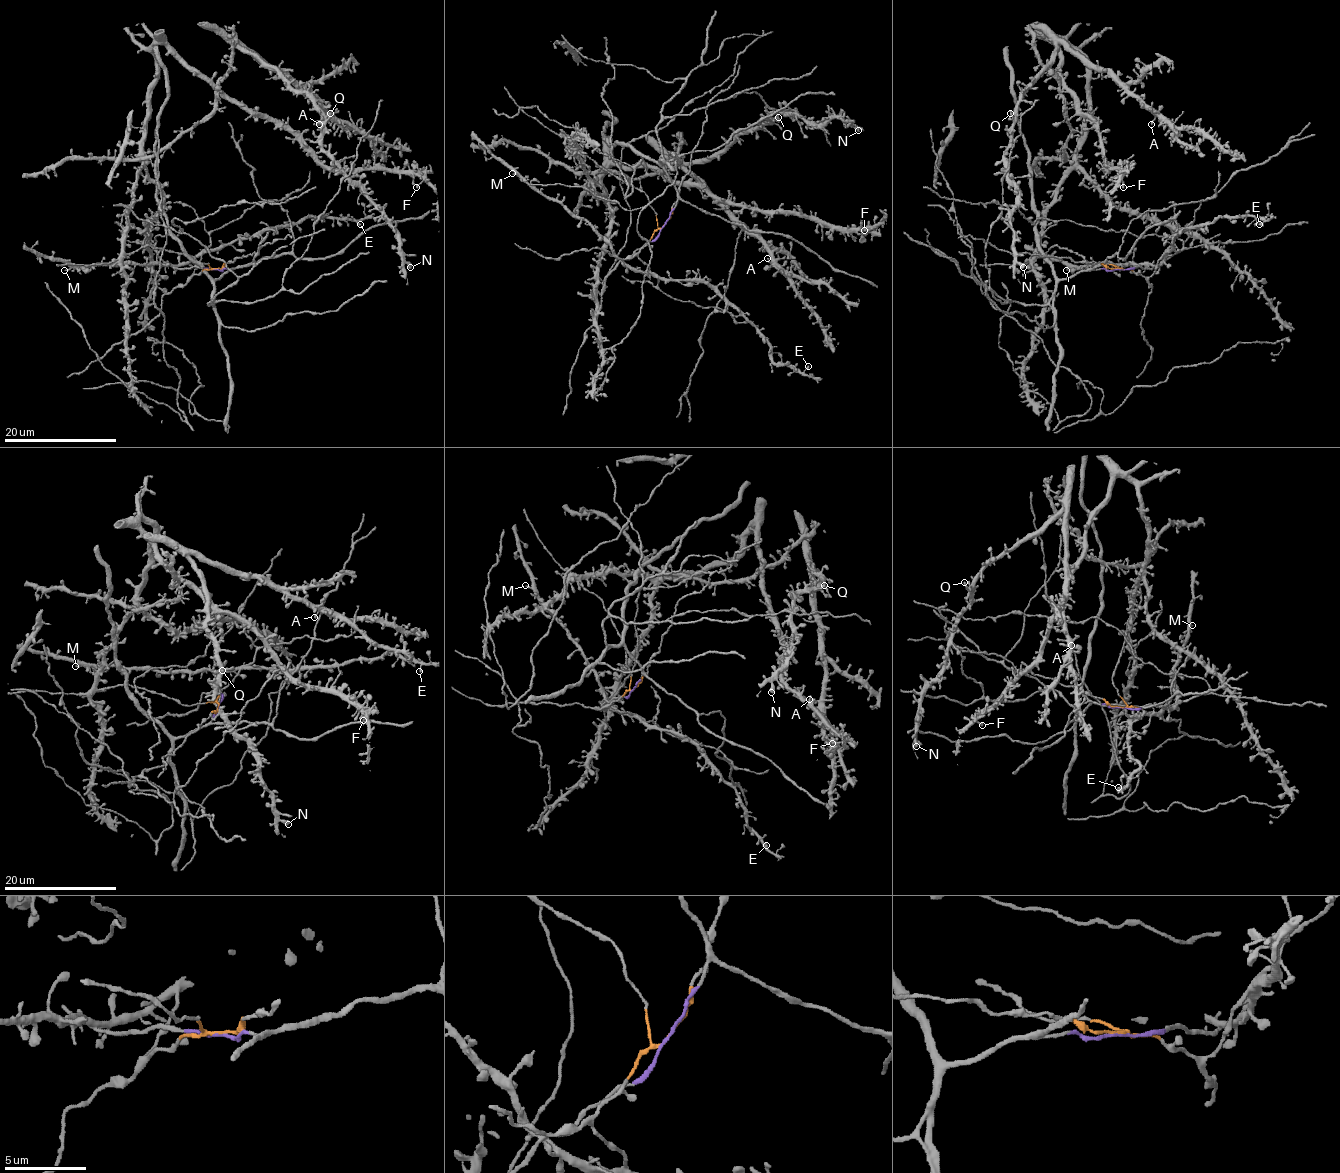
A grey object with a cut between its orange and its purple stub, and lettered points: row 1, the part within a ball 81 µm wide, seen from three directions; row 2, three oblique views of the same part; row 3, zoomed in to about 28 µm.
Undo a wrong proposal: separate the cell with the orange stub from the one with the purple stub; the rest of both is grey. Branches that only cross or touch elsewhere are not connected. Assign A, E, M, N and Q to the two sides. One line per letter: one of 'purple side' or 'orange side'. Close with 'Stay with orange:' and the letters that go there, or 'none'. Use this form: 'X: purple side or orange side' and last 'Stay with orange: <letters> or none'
A: purple side
E: orange side
M: orange side
N: purple side
Q: purple side
Stay with orange: E, M

